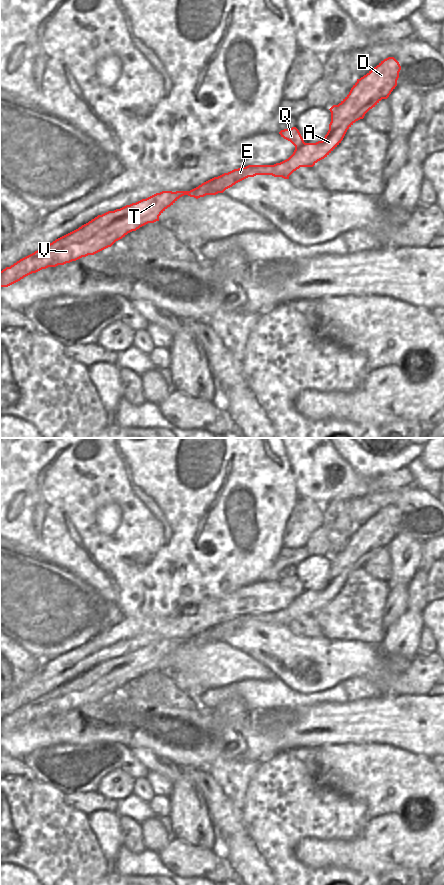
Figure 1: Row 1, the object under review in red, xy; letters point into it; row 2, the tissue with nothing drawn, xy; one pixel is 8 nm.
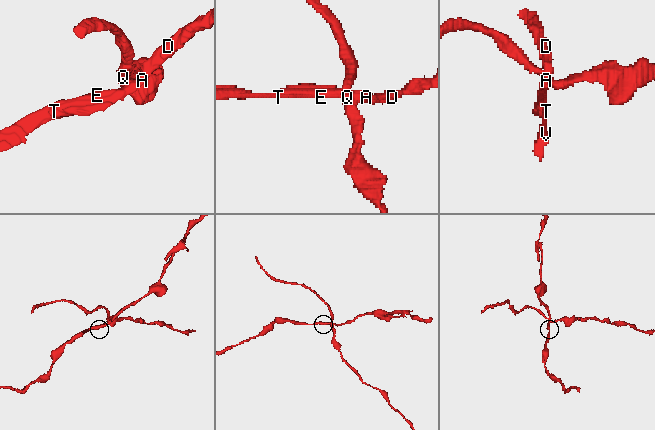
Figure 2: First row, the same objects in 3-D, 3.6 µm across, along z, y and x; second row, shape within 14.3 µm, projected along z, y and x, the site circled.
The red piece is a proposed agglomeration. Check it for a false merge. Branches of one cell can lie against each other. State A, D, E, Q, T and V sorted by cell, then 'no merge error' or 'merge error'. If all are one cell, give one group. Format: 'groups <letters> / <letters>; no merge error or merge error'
groups A D E T V / Q; merge error

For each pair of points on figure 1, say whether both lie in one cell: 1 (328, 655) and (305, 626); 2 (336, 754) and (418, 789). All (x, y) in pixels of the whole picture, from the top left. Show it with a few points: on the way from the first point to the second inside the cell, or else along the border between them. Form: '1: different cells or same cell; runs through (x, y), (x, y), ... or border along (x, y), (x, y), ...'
1: different cells; border along (290, 630), (300, 636), (322, 637)
2: same cell; runs through (356, 771), (374, 773), (384, 778), (398, 778)

